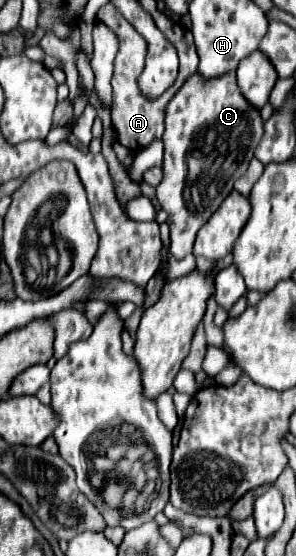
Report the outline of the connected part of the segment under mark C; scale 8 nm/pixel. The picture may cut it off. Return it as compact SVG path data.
M195 73L171 99L163 133L165 157L161 167L165 175L155 189L155 195L161 209L167 213L171 231L169 249L177 259L193 253L197 231L233 191L233 183L247 171L261 137L263 121L259 111L239 93L235 73L227 73L207 83Z

